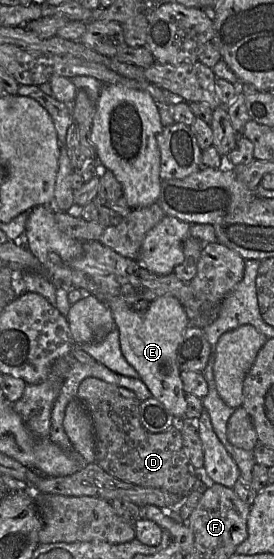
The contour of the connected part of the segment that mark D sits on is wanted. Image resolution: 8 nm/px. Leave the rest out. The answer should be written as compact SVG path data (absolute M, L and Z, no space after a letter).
M85 378L78 388L78 399L87 409L94 429L96 463L108 474L129 483L187 496L200 487L197 471L190 464L178 427L161 433L144 429L140 419L141 401L129 389L101 379Z

